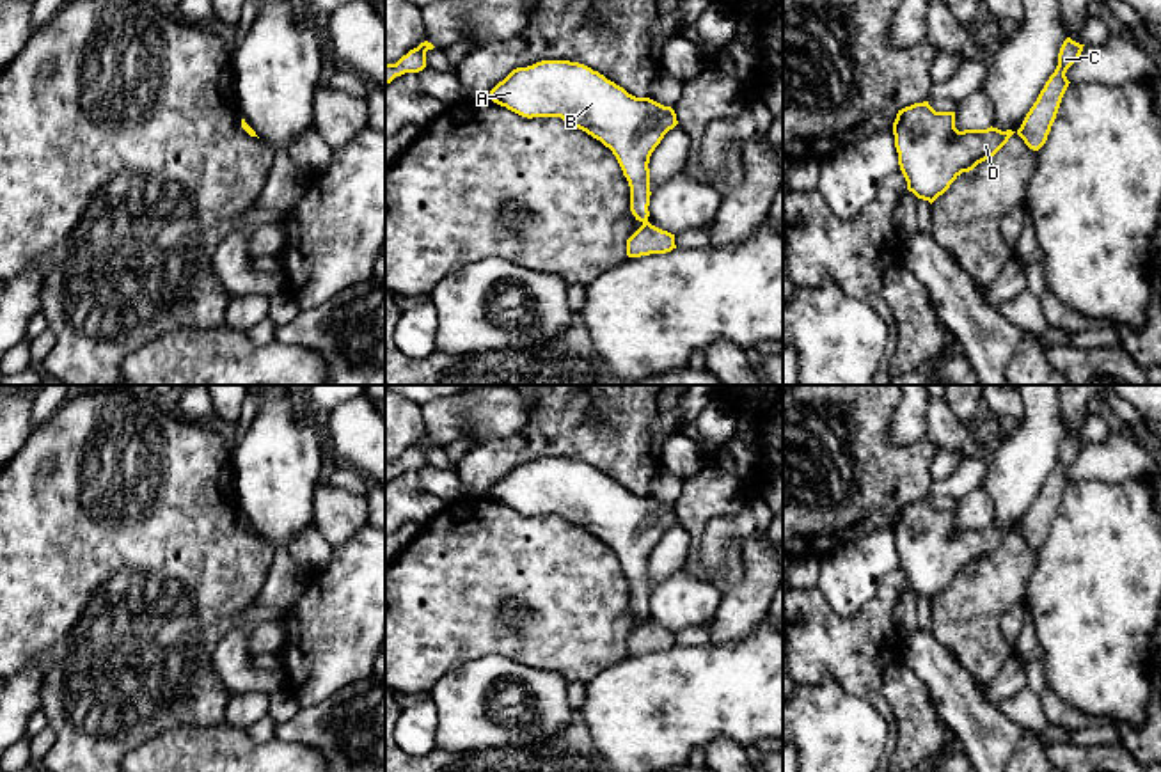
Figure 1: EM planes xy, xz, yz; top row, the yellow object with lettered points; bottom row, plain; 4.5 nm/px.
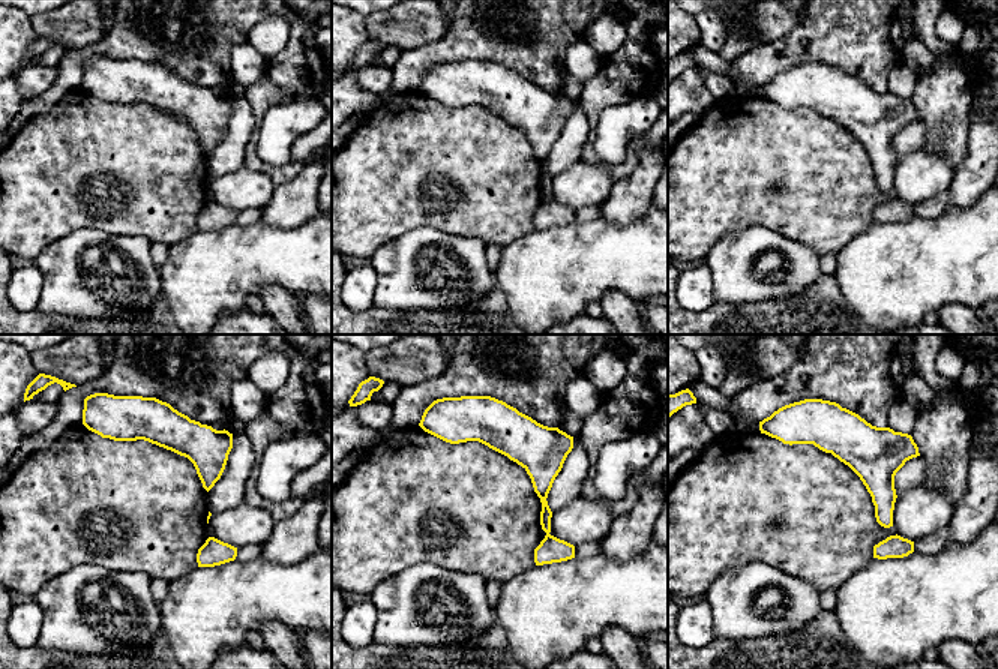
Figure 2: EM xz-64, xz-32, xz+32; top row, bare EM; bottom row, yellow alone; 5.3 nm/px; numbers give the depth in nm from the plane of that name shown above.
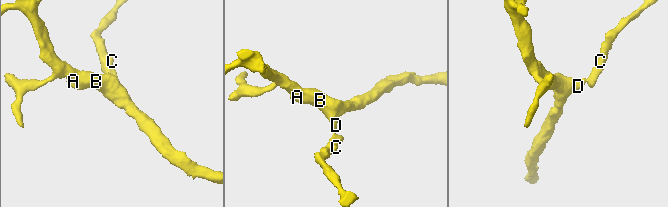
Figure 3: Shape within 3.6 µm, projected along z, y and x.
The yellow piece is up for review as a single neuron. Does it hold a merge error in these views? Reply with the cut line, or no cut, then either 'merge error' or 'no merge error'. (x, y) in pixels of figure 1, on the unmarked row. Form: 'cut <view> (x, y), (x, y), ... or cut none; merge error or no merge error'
cut xz (647, 618), (643, 622); merge error

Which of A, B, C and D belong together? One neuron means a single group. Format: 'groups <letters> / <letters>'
groups A B D / C

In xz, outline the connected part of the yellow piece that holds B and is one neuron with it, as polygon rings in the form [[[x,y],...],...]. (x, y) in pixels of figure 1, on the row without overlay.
[[[541,458],[513,467],[488,495],[533,515],[561,515],[600,538],[616,554],[630,584],[630,609],[646,621],[650,554],[678,518],[671,504],[636,495],[591,465],[570,458]]]

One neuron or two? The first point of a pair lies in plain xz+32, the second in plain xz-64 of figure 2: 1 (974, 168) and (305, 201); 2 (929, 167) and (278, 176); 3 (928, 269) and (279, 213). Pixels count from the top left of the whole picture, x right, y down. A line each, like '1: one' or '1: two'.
1: one
2: two
3: two

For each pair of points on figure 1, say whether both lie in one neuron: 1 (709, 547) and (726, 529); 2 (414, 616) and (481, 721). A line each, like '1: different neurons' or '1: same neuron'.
1: same neuron
2: different neurons

